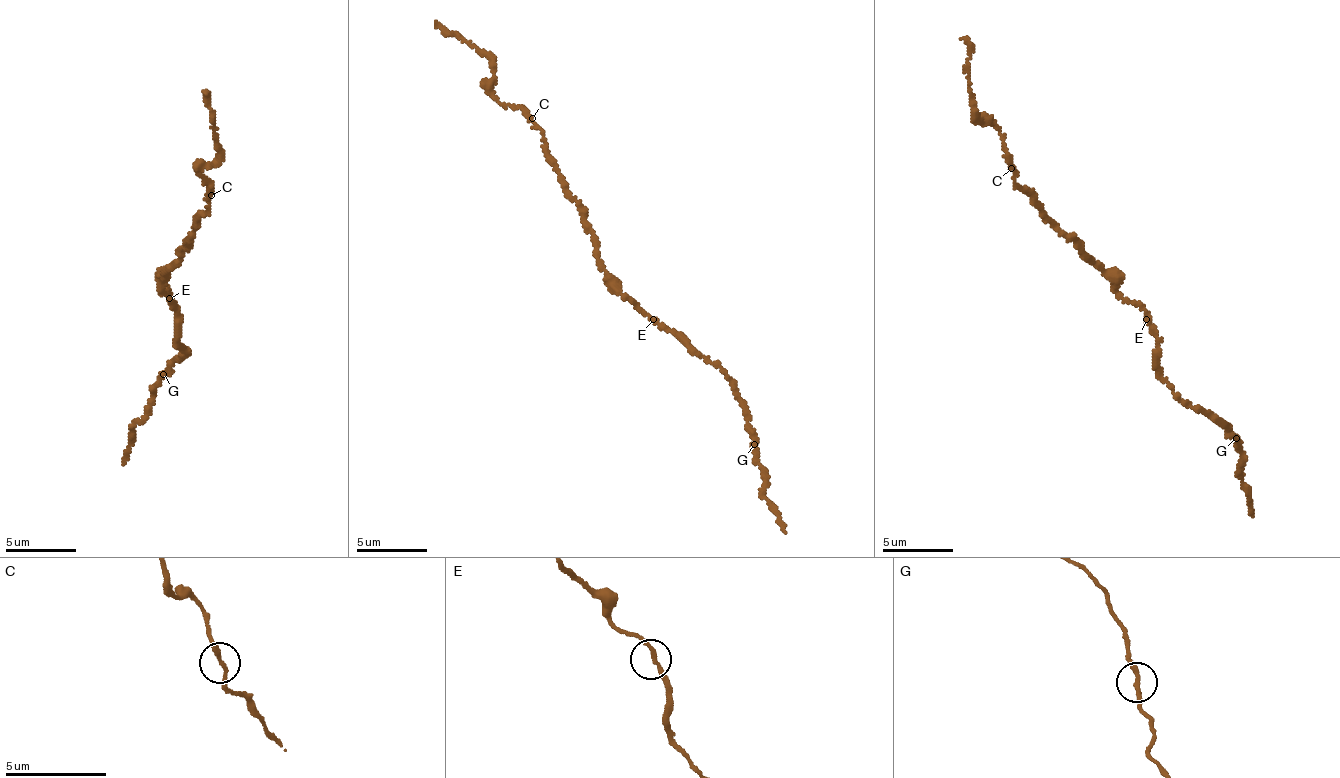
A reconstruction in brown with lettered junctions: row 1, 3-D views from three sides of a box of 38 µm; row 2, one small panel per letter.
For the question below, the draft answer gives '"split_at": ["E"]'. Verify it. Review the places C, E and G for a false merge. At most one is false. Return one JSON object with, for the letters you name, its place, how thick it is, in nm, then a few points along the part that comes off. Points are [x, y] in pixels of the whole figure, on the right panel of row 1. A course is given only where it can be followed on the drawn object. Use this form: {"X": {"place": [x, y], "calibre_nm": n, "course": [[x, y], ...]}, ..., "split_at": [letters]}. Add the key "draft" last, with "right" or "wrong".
{"split_at": [], "draft": "wrong"}

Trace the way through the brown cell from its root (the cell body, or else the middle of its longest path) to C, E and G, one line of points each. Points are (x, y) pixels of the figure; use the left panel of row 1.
C: (160, 279), (188, 245), (185, 241), (192, 235), (197, 219), (209, 209), (211, 195)
E: (160, 279), (160, 288), (169, 292), (169, 298)
G: (160, 279), (175, 311), (175, 344), (187, 353), (165, 373)

